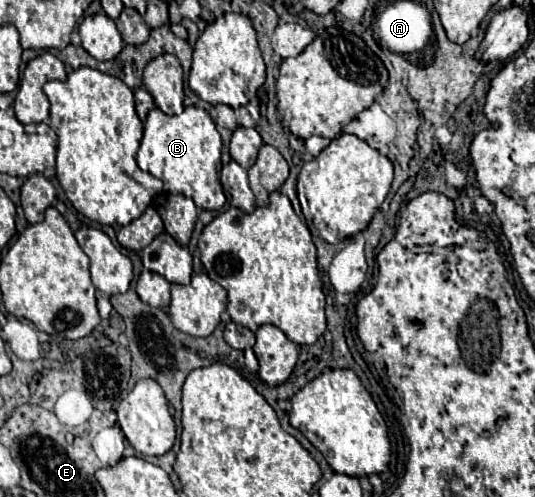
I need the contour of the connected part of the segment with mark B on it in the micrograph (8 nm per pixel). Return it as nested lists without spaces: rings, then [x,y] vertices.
[[[185,107],[181,115],[165,115],[161,109],[149,111],[145,133],[137,151],[137,165],[165,183],[165,191],[191,197],[199,209],[221,209],[225,193],[219,183],[221,135],[211,115],[199,107]]]

